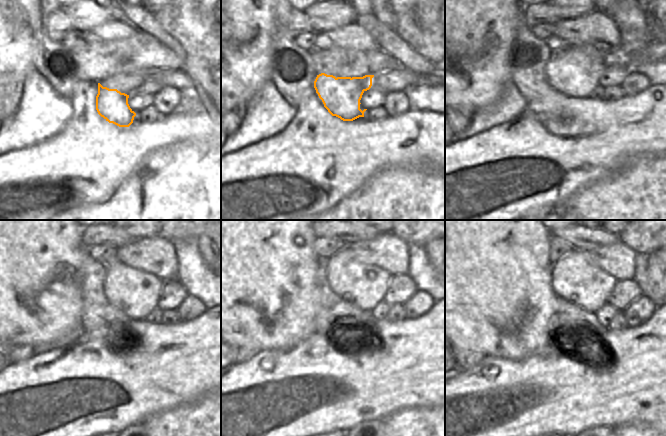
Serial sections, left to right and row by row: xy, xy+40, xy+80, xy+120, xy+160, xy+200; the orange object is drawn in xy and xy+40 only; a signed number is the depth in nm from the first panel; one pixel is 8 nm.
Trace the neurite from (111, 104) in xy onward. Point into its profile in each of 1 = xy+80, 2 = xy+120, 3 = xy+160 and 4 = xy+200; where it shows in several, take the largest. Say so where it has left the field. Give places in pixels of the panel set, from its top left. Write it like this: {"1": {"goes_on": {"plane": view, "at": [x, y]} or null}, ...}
{"1": {"goes_on": {"plane": "xy+80", "at": [574, 71]}}, "2": {"goes_on": {"plane": "xy+120", "at": [135, 292]}}, "3": {"goes_on": {"plane": "xy+160", "at": [363, 285]}}, "4": {"goes_on": {"plane": "xy+200", "at": [576, 278]}}}

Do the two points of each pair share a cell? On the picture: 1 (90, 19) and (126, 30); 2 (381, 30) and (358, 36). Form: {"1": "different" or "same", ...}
{"1": "different", "2": "different"}

